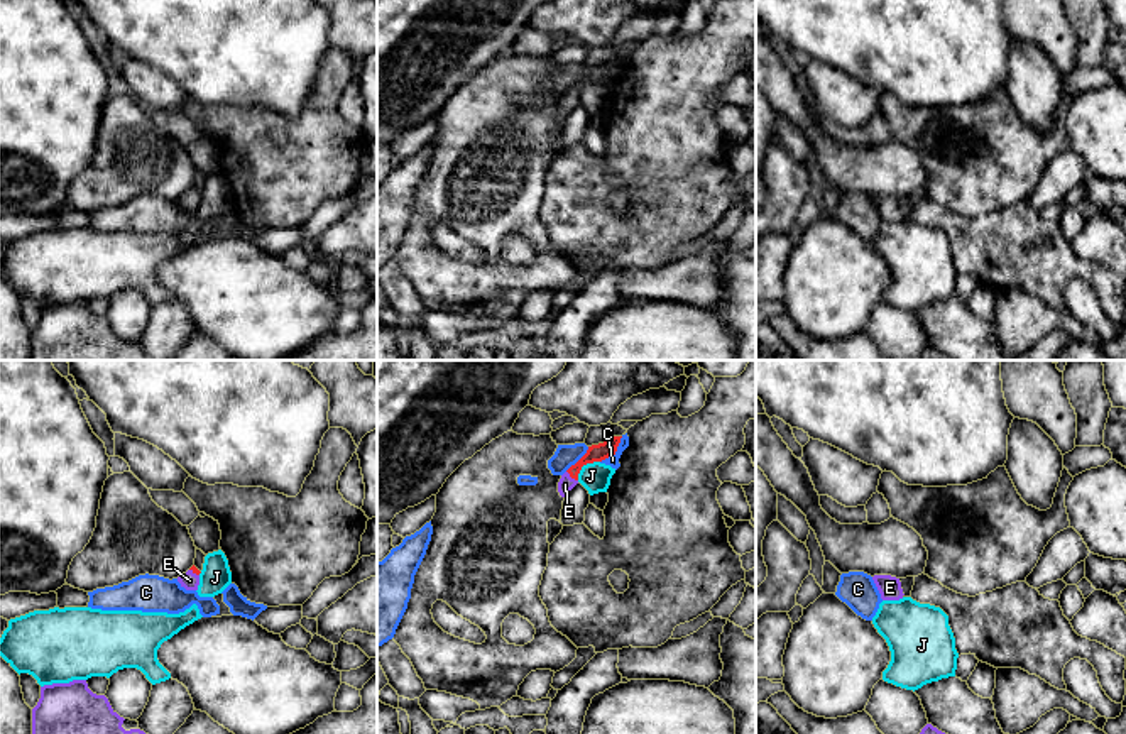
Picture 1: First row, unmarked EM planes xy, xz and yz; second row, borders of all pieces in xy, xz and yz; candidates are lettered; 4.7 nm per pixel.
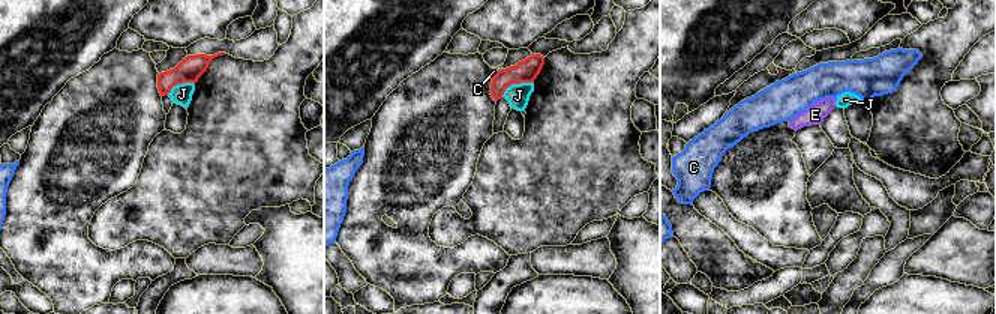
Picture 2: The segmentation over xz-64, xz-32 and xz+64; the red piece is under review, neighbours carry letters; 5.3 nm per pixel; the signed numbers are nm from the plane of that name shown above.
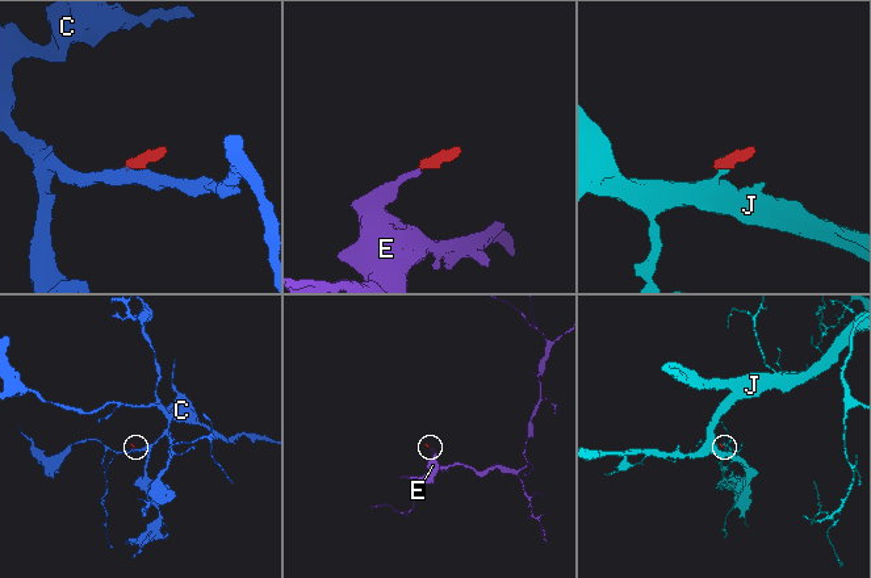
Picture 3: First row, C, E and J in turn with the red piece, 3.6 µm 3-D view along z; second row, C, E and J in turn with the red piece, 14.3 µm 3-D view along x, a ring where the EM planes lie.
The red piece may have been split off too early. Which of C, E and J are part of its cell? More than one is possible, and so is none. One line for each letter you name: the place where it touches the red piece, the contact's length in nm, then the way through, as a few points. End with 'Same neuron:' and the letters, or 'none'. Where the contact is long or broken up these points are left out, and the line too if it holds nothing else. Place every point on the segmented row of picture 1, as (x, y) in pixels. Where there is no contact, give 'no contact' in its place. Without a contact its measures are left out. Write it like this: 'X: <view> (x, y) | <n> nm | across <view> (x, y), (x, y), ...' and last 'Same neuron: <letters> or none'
E: xz (572, 477) | 80 nm | across xz (599, 452), (585, 459), (572, 477), (565, 484)
Same neuron: E

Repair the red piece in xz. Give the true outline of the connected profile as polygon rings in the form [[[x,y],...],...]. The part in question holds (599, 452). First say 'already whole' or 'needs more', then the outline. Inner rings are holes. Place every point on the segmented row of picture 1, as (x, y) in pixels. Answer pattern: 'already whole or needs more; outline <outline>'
needs more; outline [[[614,436],[604,443],[588,446],[587,453],[561,475],[561,479],[558,482],[560,496],[566,497],[568,492],[578,484],[578,474],[583,465],[593,463],[593,462],[602,462],[602,460],[615,455],[620,438],[622,436]]]

